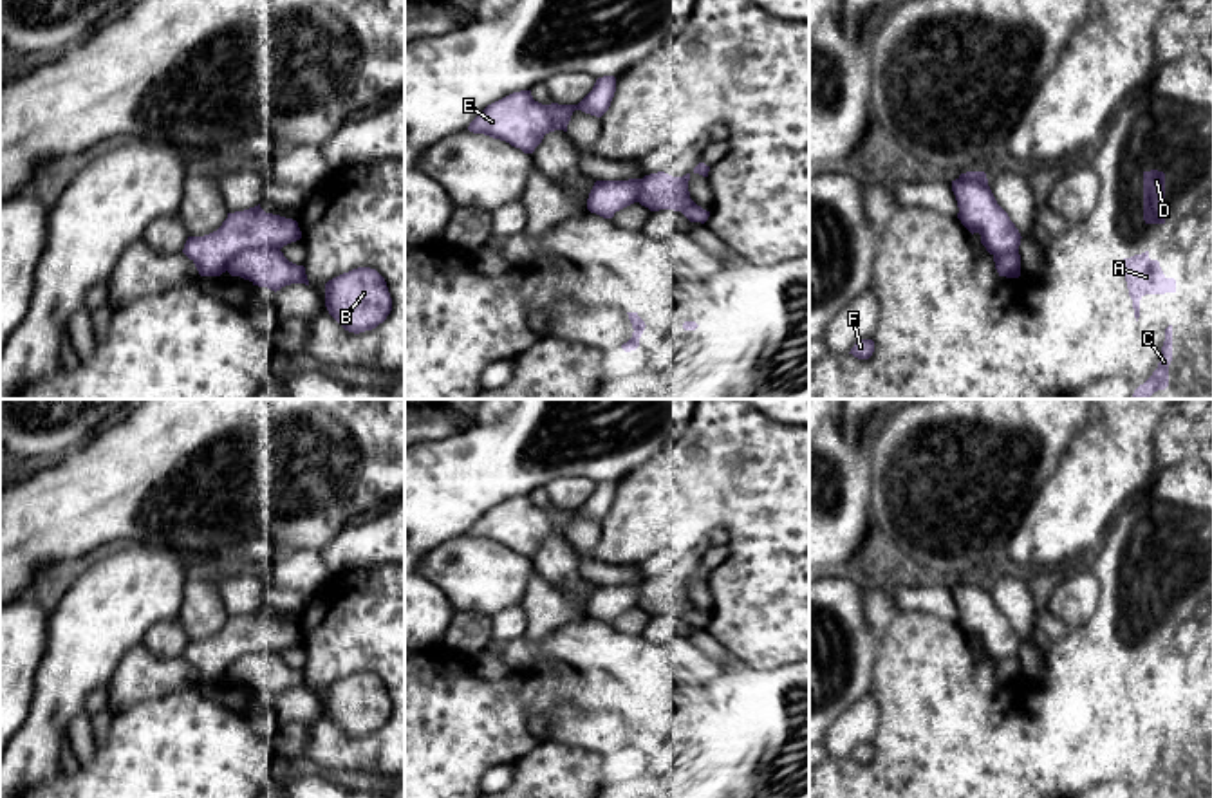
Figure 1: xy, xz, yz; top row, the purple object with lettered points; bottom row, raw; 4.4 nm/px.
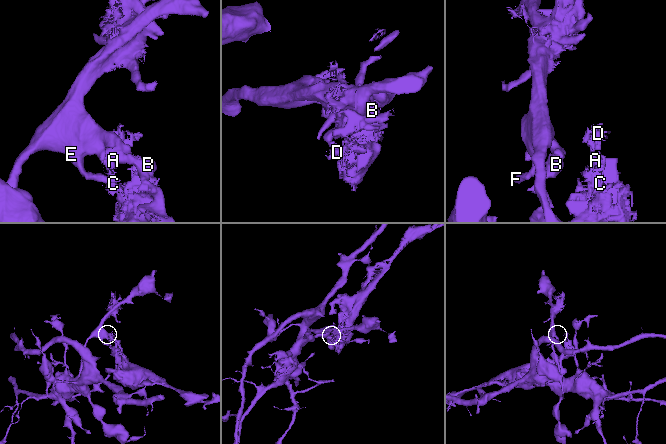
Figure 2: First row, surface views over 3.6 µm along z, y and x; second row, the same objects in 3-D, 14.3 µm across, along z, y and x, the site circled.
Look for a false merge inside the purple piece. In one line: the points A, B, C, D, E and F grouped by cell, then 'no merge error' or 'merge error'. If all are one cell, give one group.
groups A B C D / E F; merge error

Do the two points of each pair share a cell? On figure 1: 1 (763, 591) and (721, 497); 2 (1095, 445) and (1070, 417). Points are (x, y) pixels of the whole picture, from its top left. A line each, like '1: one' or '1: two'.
1: one
2: two

